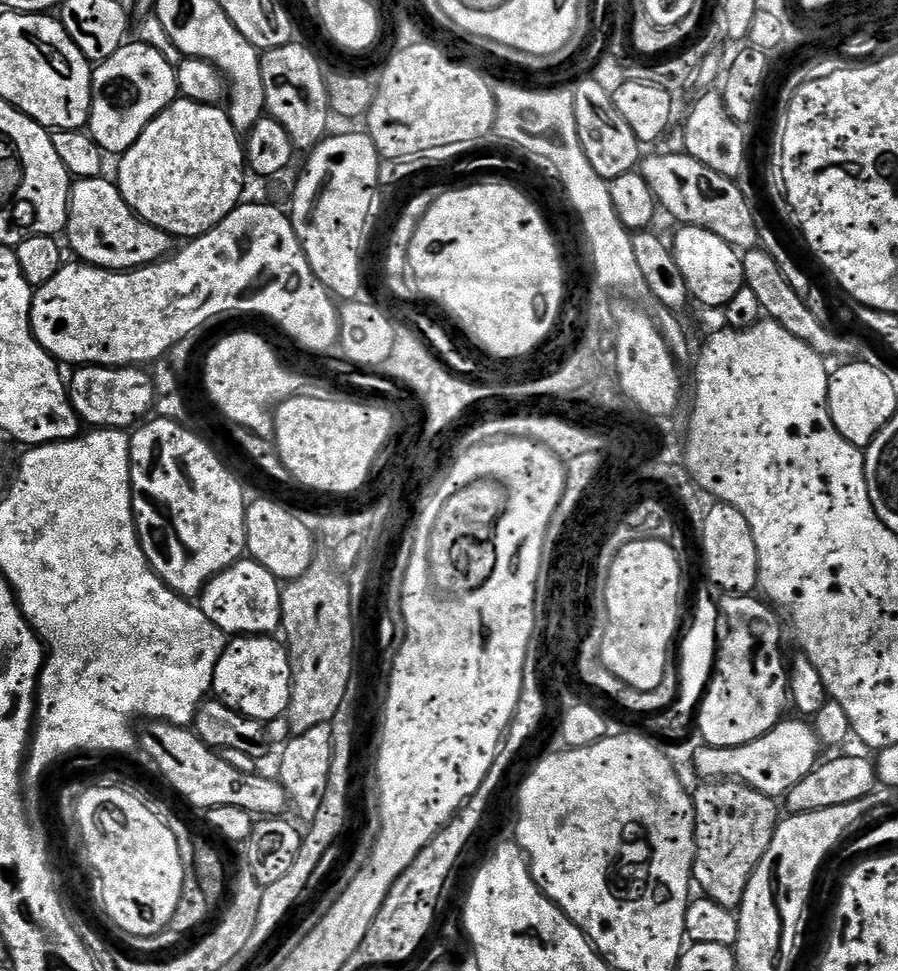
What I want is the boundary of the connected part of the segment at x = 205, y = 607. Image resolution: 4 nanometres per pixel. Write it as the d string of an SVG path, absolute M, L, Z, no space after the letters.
M245 558L220 571L198 597L202 614L229 637L272 636L281 631L282 586L276 576L256 560Z

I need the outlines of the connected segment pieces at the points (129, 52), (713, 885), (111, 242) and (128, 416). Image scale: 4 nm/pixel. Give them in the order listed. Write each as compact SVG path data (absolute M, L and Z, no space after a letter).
M125 42L110 58L99 61L92 73L92 109L88 119L87 131L96 140L105 153L123 154L138 142L142 130L162 114L162 110L170 107L178 98L178 82L176 81L176 65L166 62L158 50L150 50L150 46L139 42Z
M709 780L699 785L700 789L692 792L692 805L694 806L694 814L696 815L696 857L694 858L694 866L692 867L692 879L697 889L701 888L703 895L709 900L718 902L718 906L726 906L733 910L739 909L742 902L742 894L746 894L746 882L750 882L750 874L754 874L754 870L758 866L758 862L762 862L762 854L766 854L766 846L770 846L770 838L774 838L774 830L778 823L778 815L776 816L777 801L773 797L756 792L752 788L746 787L738 780Z
M99 175L89 180L77 179L71 185L68 193L67 247L72 247L83 263L93 264L95 268L111 268L113 272L145 268L163 260L173 247L173 237L141 220L140 215L124 201L119 187L111 179L104 179L103 175Z
M80 366L70 376L70 399L72 408L81 421L93 429L115 428L128 430L139 425L153 411L156 403L151 375L143 367L102 368Z

